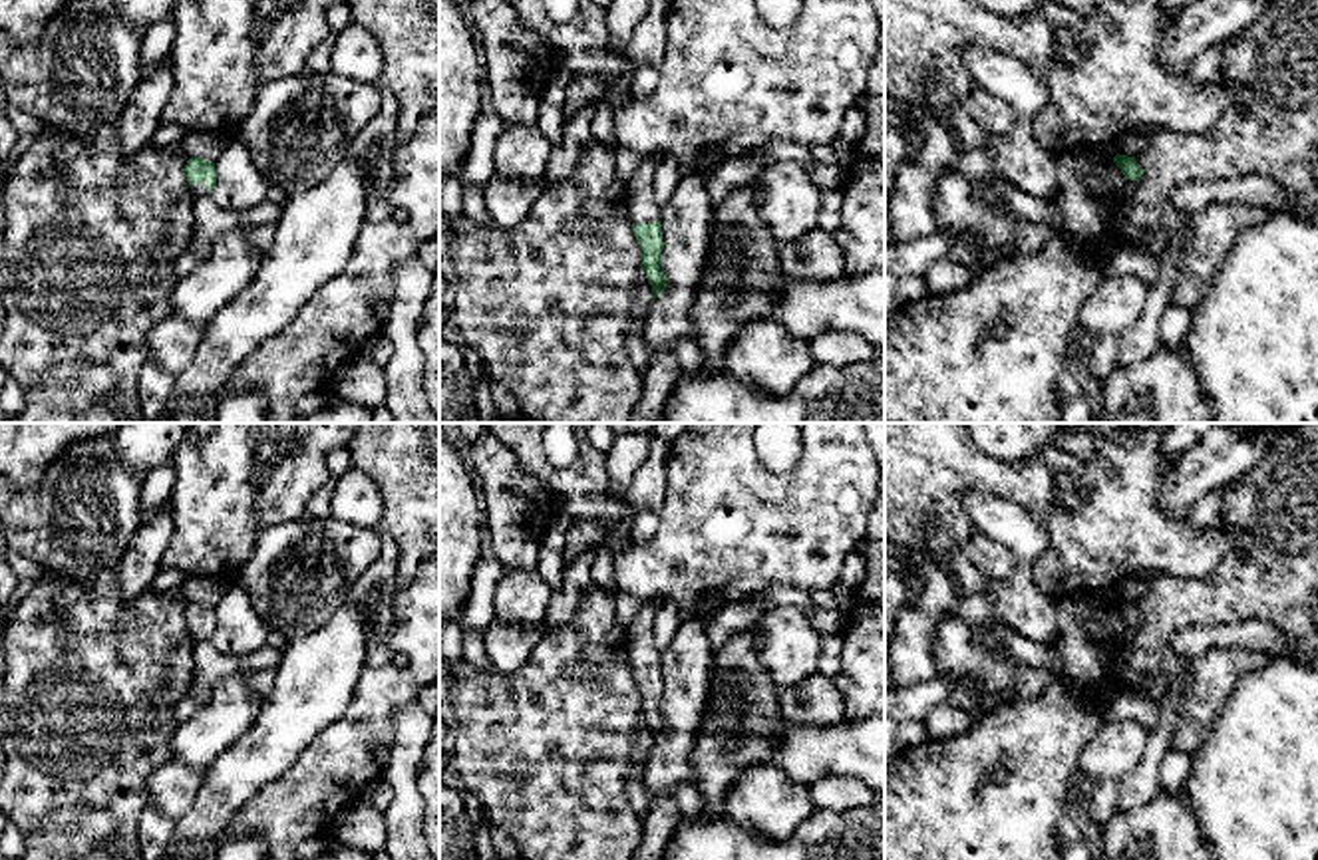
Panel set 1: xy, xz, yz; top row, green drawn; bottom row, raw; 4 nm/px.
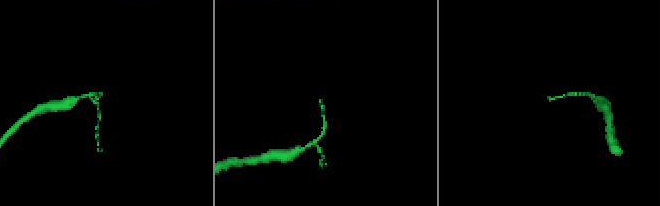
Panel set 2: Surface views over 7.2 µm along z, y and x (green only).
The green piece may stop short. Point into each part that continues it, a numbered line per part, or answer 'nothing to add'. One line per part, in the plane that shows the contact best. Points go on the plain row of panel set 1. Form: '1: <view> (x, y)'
1: xz (643, 654)

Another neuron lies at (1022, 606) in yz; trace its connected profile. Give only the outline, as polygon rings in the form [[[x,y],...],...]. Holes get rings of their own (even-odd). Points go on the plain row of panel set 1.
[[[1016,562],[1010,578],[990,580],[986,596],[1002,626],[1032,642],[1058,642],[1058,602],[1038,588],[1032,564]]]

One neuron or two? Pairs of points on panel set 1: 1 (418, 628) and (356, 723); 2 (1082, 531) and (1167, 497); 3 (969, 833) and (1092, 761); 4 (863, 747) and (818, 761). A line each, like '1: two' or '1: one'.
1: one
2: two
3: two
4: one

